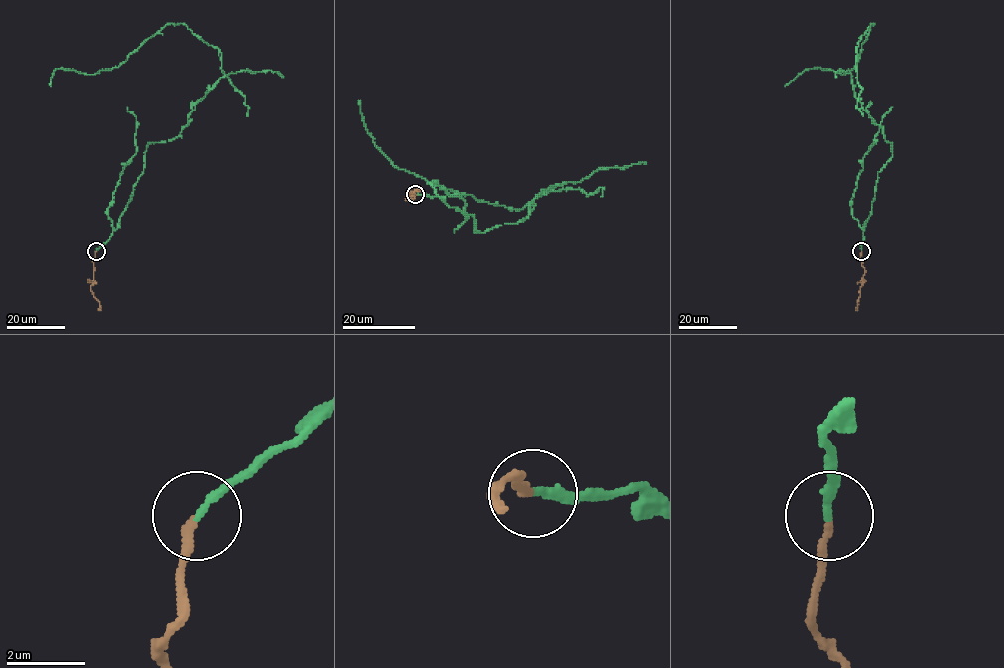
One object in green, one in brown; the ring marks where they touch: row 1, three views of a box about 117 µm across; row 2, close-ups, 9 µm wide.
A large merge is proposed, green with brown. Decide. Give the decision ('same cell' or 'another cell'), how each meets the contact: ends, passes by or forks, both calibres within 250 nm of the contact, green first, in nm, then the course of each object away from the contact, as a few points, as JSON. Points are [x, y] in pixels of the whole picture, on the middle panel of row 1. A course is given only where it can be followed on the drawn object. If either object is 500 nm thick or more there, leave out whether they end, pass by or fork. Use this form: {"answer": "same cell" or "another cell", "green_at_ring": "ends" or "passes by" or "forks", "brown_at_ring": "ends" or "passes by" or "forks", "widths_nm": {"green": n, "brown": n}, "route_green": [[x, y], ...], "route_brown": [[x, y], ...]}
{"answer": "same cell", "green_at_ring": "ends", "brown_at_ring": "ends", "widths_nm": {"green": 200, "brown": 180}, "route_green": [[416, 194], [443, 198], [484, 232], [574, 183], [520, 209], [430, 184], [377, 146], [360, 100]], "route_brown": [[416, 194], [413, 199], [409, 193], [420, 190], [419, 187]]}

